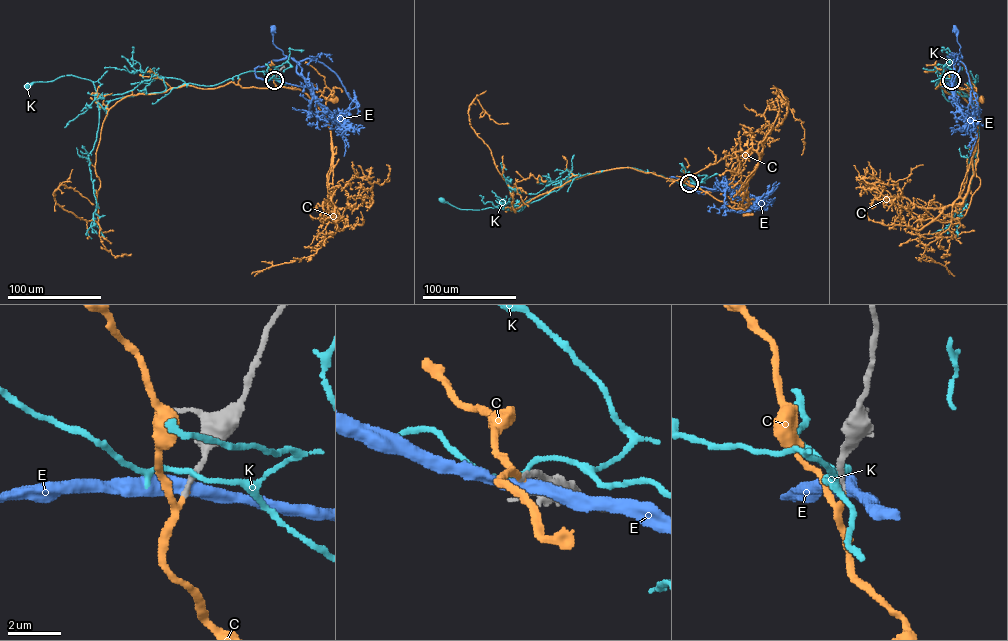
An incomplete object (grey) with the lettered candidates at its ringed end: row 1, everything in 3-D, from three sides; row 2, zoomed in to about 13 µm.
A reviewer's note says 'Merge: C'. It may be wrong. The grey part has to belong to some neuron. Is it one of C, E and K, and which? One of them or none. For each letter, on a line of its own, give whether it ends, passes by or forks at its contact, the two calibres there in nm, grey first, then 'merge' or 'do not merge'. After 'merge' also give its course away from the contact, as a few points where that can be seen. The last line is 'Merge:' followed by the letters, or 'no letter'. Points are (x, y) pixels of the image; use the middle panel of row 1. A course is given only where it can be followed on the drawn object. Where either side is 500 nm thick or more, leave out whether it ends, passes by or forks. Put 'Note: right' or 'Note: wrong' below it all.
C: it passes by; 200 nm thick on the grey side, 150 nm on the other; merge; it runs (689, 183), (748, 214)
E: it passes by; 220 nm thick on the grey side, 440 nm on the other; do not merge
K: it passes by; 280 nm thick on the grey side, 200 nm on the other; do not merge
Merge: C
Note: right

